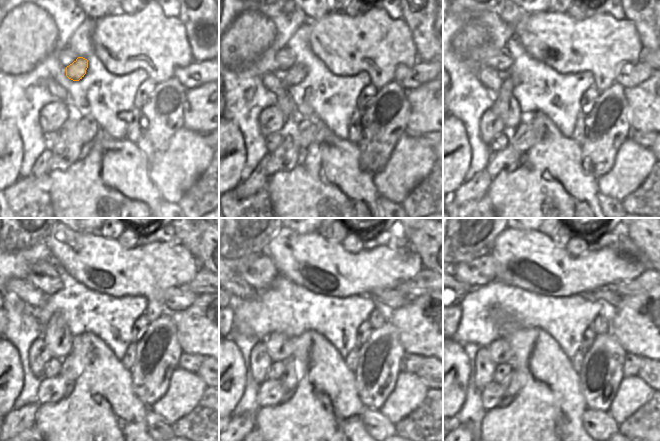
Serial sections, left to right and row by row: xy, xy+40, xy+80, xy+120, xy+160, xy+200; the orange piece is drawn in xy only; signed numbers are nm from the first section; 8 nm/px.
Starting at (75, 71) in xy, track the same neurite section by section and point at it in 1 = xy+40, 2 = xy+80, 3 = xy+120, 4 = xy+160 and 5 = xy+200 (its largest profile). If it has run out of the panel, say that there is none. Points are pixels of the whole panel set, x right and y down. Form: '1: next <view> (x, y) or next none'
1: next xy+40 (293, 76)
2: next xy+80 (505, 106)
3: next xy+120 (57, 336)
4: next xy+160 (279, 346)
5: next xy+200 (500, 351)

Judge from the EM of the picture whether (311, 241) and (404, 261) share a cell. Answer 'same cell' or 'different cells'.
same cell

